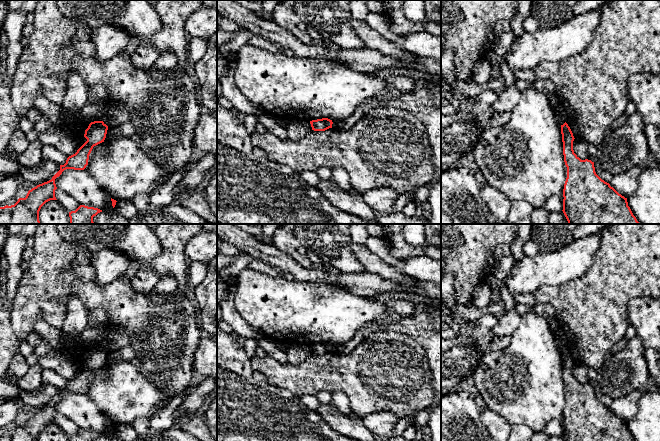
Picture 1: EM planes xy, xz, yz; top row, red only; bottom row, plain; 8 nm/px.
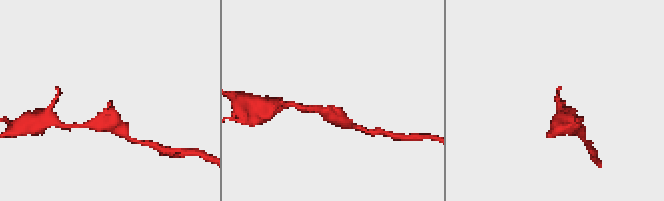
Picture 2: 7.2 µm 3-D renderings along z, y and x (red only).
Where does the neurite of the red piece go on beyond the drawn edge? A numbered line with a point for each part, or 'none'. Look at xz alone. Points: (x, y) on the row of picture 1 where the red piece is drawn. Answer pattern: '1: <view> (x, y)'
none

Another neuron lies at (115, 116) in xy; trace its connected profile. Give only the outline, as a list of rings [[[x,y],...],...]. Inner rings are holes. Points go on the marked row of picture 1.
[[[111,106],[102,121],[108,127],[119,127],[124,123],[131,122],[131,115],[125,108],[120,106]]]

